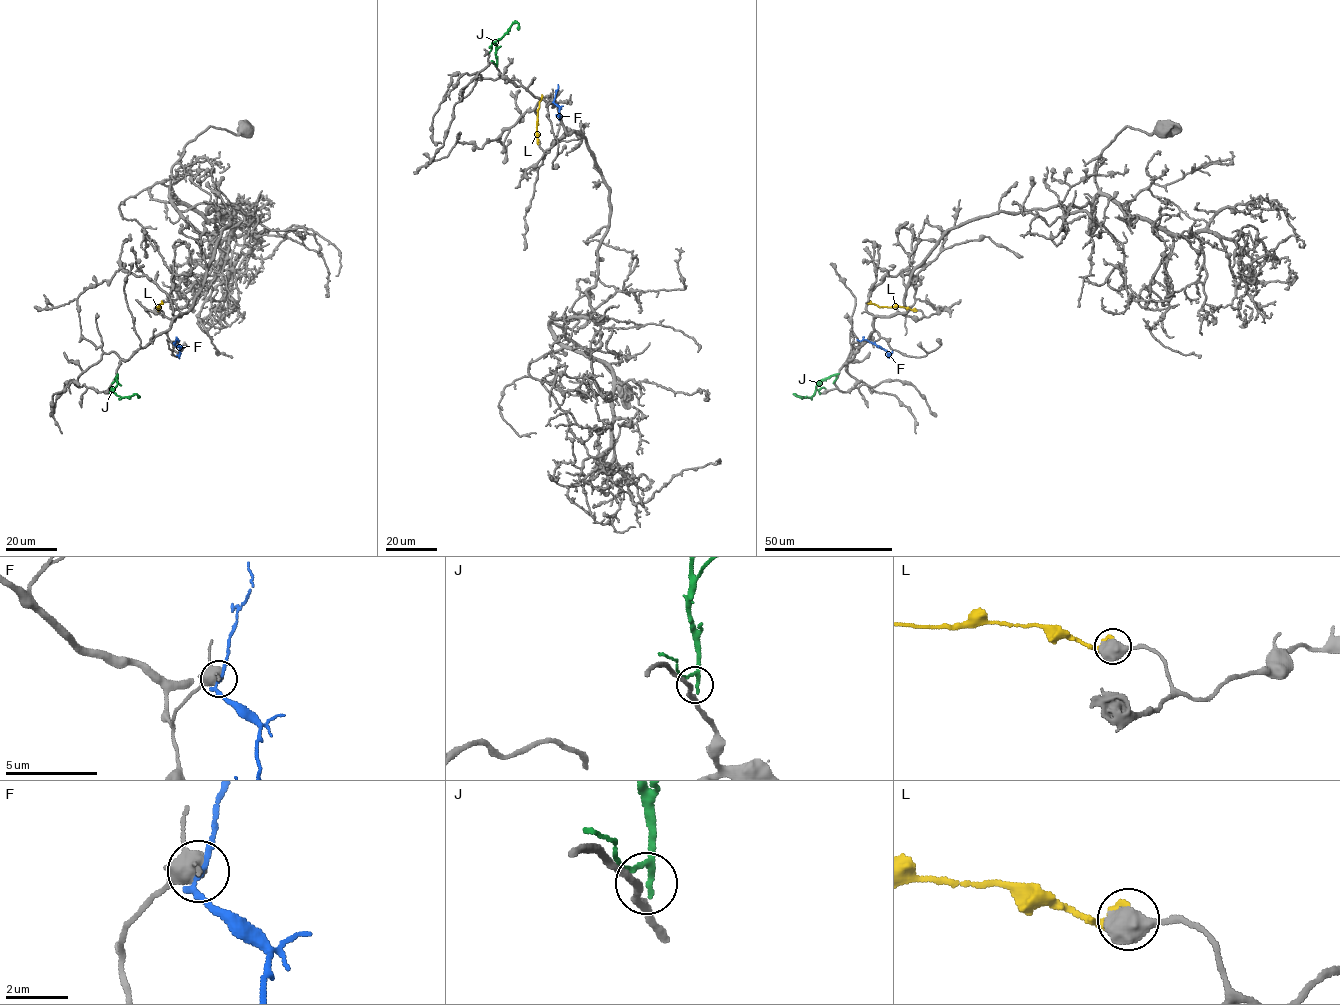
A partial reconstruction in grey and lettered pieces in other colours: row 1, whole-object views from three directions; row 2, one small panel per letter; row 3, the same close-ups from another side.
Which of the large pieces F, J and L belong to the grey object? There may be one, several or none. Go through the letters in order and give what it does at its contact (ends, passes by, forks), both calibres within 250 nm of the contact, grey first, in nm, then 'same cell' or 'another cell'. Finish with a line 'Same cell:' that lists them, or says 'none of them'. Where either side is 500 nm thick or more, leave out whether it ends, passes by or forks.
F: it passes by; 420 nm thick on the grey side, 200 nm on the other; another cell
J: it passes by; 240 nm thick on the grey side, 170 nm on the other; another cell
L: 500 nm thick on the grey side, 170 nm on the other; another cell
Same cell: none of them

